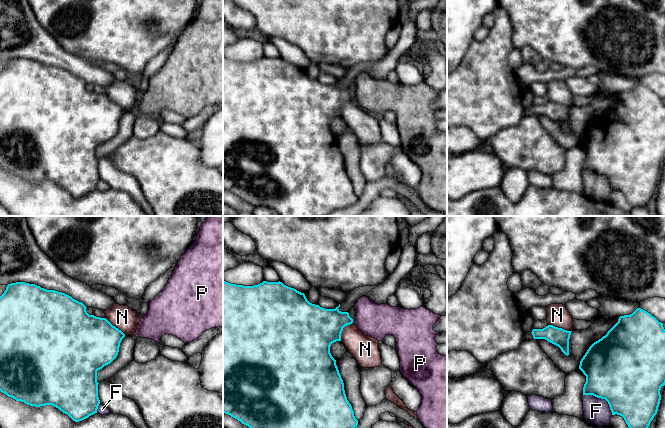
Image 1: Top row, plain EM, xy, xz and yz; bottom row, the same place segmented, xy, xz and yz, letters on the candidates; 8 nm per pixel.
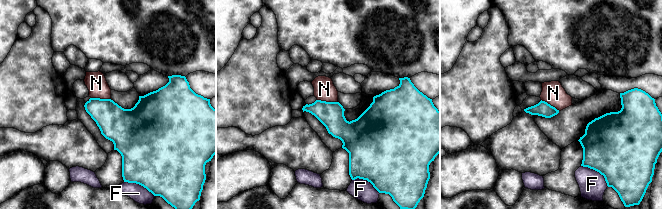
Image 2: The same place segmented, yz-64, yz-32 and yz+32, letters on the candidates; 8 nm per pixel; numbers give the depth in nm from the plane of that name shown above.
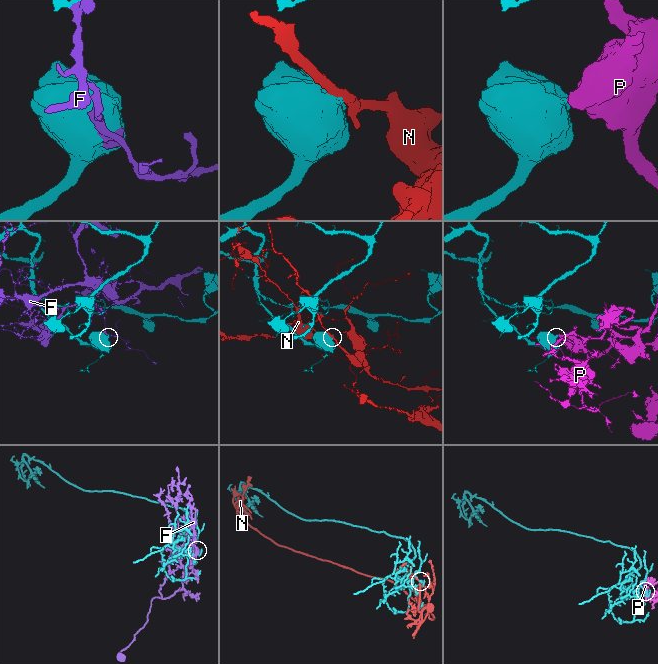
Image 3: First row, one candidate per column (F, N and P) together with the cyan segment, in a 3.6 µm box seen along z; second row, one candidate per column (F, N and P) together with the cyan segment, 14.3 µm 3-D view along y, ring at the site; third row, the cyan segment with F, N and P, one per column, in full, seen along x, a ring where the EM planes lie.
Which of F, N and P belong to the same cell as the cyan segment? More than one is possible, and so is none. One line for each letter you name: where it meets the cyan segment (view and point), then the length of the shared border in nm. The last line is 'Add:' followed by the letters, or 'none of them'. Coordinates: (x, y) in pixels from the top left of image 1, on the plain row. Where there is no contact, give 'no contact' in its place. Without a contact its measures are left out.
Add: none of them

